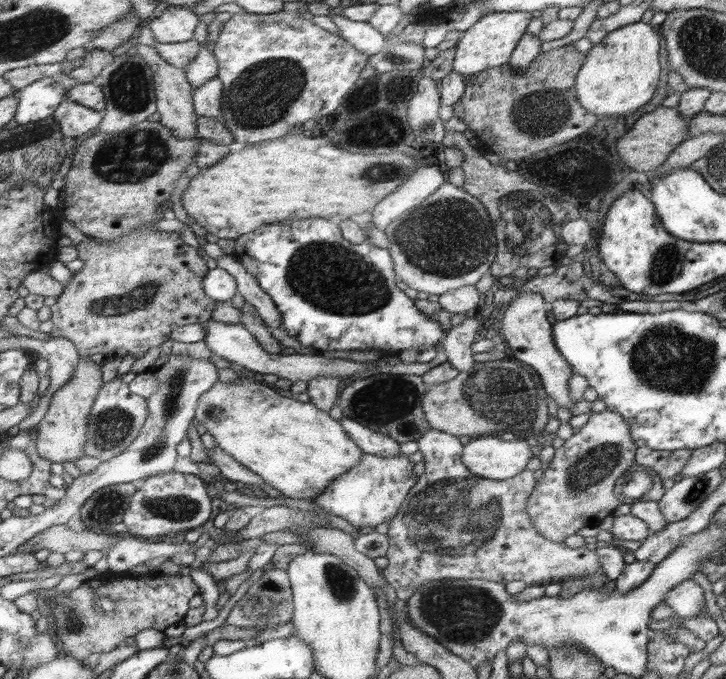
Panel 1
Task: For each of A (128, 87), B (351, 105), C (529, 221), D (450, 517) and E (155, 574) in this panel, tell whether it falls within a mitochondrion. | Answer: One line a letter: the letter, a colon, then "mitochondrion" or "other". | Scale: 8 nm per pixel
A: mitochondrion
B: other
C: mitochondrion
D: mitochondrion
E: other

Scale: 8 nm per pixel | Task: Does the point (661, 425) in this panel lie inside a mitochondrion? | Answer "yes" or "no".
no

